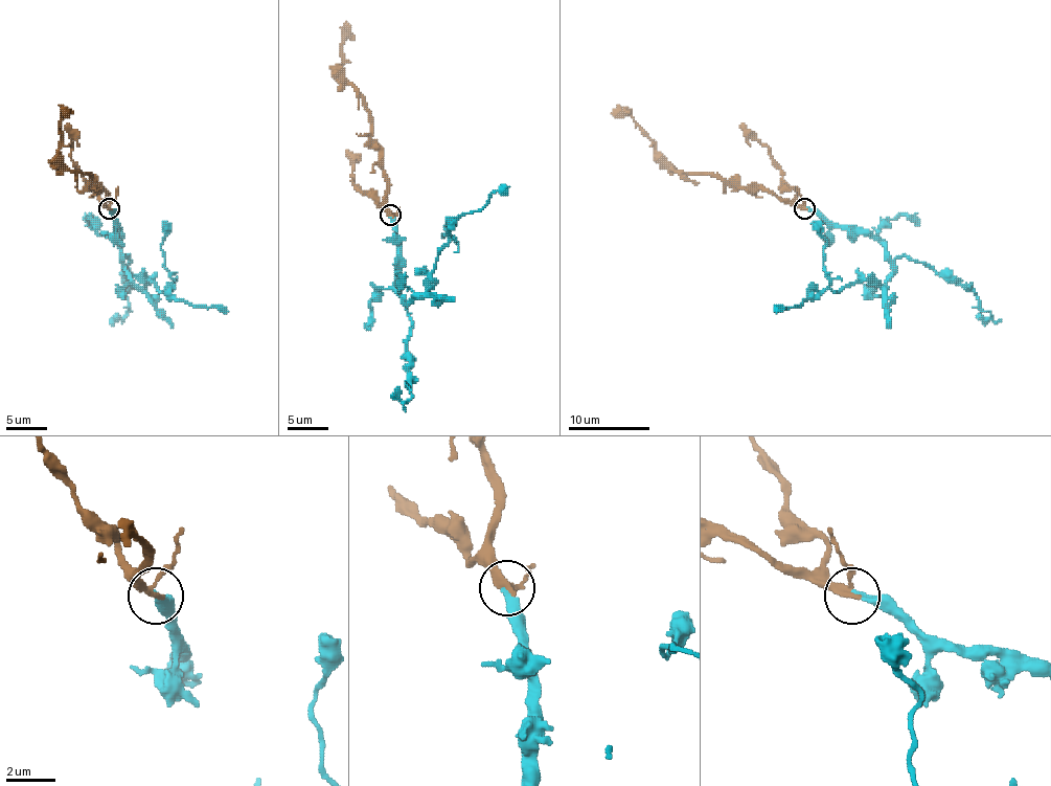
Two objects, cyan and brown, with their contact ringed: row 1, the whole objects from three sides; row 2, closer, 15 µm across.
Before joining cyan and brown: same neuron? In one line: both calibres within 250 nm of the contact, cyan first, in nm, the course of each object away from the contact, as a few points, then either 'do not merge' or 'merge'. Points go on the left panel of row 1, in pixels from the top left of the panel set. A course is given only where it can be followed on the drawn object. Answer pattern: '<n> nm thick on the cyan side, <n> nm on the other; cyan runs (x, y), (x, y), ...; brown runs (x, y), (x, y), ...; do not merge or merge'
320 nm thick on the cyan side, 240 nm on the other; cyan runs (110, 209), (119, 259), (136, 285), (142, 287), (149, 281), (185, 302), (228, 311); brown runs (110, 209), (104, 203), (106, 193), (89, 180), (87, 174), (73, 173), (61, 160), (59, 143), (65, 113); merge

